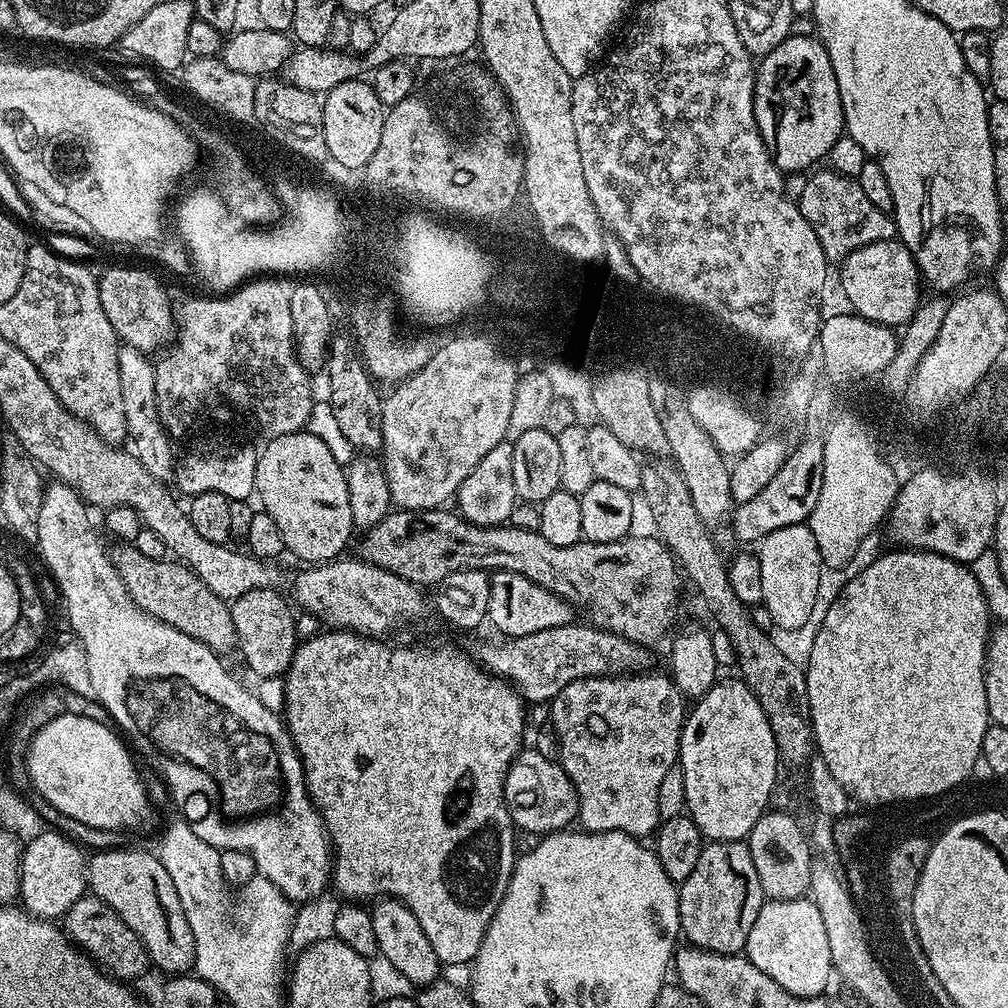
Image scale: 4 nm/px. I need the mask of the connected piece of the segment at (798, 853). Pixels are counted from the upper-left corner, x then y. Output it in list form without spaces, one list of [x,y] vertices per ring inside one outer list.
[[[765,811],[746,837],[750,858],[754,858],[754,870],[758,870],[758,882],[762,882],[768,900],[799,900],[809,895],[812,886],[812,848],[803,826],[792,815],[791,811]]]

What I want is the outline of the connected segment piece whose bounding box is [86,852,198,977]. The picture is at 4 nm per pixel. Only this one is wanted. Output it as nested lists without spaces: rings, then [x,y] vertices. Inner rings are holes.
[[[100,852],[93,860],[91,857],[87,861],[86,871],[91,895],[106,902],[106,906],[113,908],[137,932],[146,946],[149,961],[155,967],[157,964],[169,977],[191,973],[197,967],[198,957],[190,922],[186,922],[178,890],[174,890],[174,882],[170,882],[170,874],[166,874],[166,866],[162,866],[159,855]]]

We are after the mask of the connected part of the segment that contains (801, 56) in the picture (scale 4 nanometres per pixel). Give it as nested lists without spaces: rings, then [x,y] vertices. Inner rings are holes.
[[[792,34],[781,42],[768,56],[759,61],[756,68],[756,85],[754,86],[754,118],[760,133],[770,137],[770,151],[785,174],[800,172],[803,168],[811,169],[827,157],[830,146],[845,135],[844,107],[838,94],[838,78],[834,78],[834,66],[826,54],[824,45],[811,35],[797,36]]]

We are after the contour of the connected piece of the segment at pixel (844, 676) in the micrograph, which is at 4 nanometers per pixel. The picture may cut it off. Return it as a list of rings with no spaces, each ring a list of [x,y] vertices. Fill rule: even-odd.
[[[896,550],[900,552],[888,552],[885,556],[877,558],[873,564],[868,564],[844,589],[840,592],[840,597],[829,606],[824,612],[824,621],[820,624],[820,629],[816,632],[816,637],[812,640],[812,649],[808,652],[808,664],[806,663],[806,673],[808,682],[809,710],[812,717],[812,734],[814,737],[814,748],[819,759],[830,766],[830,774],[838,778],[840,785],[848,791],[849,797],[865,800],[871,806],[878,806],[881,800],[888,800],[891,797],[916,796],[919,793],[937,793],[938,789],[944,788],[944,784],[952,784],[955,780],[960,780],[964,772],[968,772],[968,767],[972,765],[972,756],[976,756],[976,748],[980,749],[980,732],[984,732],[984,718],[988,715],[986,706],[986,682],[984,681],[984,670],[986,667],[986,657],[988,654],[988,615],[990,609],[985,589],[980,589],[980,584],[976,581],[976,576],[972,573],[971,567],[960,564],[957,560],[951,560],[945,556],[939,556],[933,552],[923,550]]]

